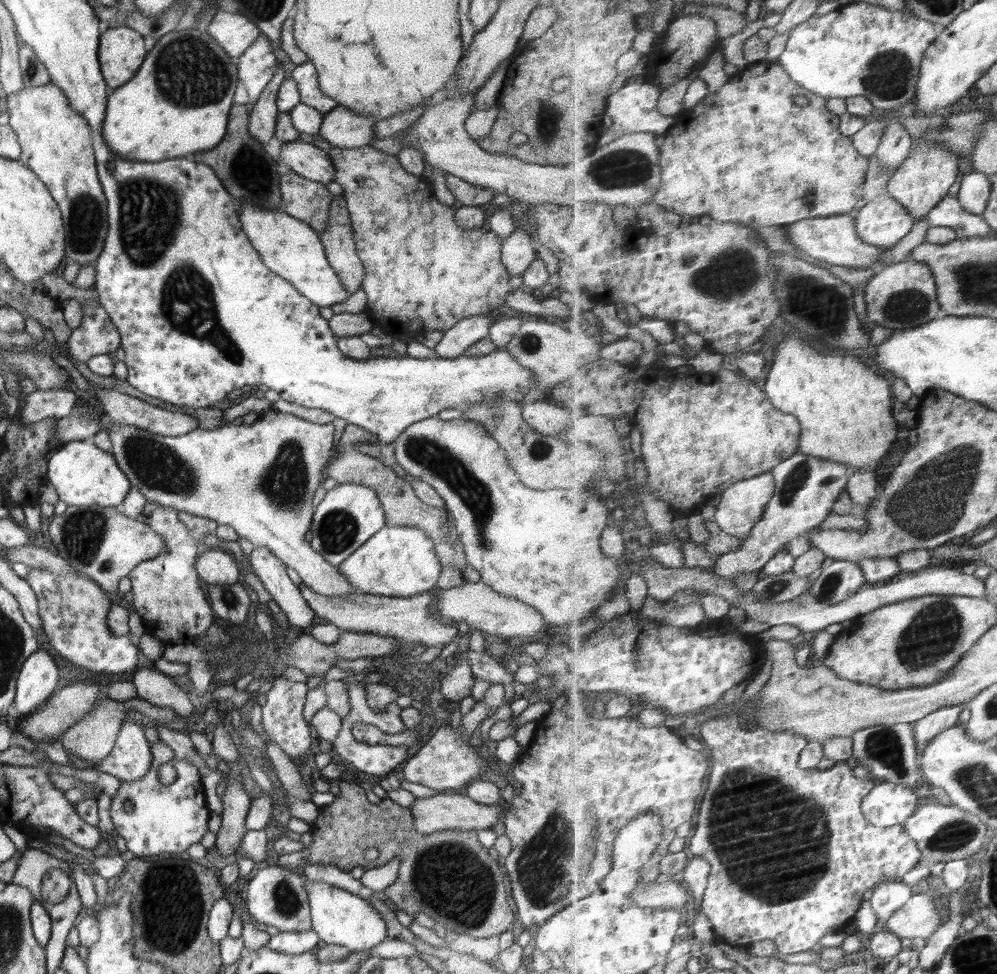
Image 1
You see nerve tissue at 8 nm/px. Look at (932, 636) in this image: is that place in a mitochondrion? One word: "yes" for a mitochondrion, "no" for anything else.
yes

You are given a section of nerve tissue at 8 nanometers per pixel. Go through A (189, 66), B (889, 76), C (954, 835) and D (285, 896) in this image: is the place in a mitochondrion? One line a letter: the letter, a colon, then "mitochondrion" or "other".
A: mitochondrion
B: mitochondrion
C: mitochondrion
D: mitochondrion

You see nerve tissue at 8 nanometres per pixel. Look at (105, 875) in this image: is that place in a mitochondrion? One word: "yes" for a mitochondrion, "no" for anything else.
no

